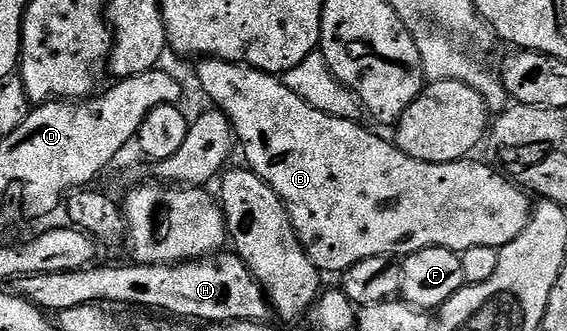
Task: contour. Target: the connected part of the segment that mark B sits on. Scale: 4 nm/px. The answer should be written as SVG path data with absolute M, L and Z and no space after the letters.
M208 57L195 62L196 77L200 80L200 85L204 88L204 93L212 97L211 104L219 109L221 113L228 116L232 123L232 132L235 140L244 148L244 157L247 168L251 169L270 186L273 191L280 196L281 201L288 207L288 214L292 220L292 225L296 228L296 234L308 258L313 261L317 269L325 274L343 274L354 263L358 263L367 257L386 257L389 255L407 255L417 253L420 249L450 249L454 253L465 253L470 247L494 247L501 249L506 243L518 239L526 227L526 223L532 218L534 208L529 194L515 180L507 181L500 173L495 173L488 165L483 165L476 159L465 159L454 163L426 163L406 155L401 149L397 149L391 140L383 141L376 133L371 133L368 129L363 129L356 122L356 119L346 117L333 117L330 113L324 113L321 109L315 109L308 105L306 99L302 99L290 87L286 87L279 76L271 73L264 73L260 69L255 69L249 65L238 65L235 61L222 61L219 57Z

